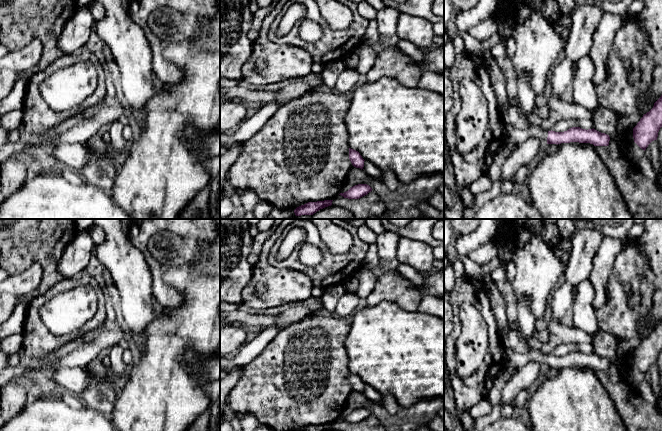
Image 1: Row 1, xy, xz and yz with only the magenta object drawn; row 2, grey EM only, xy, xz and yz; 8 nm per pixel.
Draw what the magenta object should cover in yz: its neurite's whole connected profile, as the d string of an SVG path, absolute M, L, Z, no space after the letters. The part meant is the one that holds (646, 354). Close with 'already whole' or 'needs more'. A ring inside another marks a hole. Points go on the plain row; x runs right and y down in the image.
M662 319L654 327L653 332L643 339L633 352L634 366L644 375L648 369L657 364L658 356L662 351Z; already whole

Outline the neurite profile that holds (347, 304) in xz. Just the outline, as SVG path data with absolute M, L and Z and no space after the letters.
M347 290L339 299L334 315L339 318L349 318L356 311L359 299L354 291Z

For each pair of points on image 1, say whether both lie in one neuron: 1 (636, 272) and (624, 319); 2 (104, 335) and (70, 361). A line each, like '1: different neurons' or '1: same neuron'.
1: same neuron
2: same neuron

